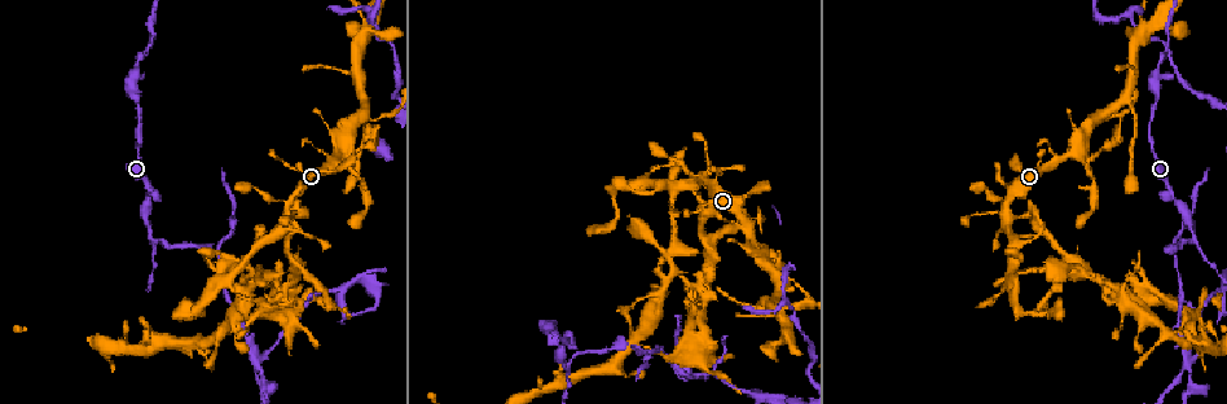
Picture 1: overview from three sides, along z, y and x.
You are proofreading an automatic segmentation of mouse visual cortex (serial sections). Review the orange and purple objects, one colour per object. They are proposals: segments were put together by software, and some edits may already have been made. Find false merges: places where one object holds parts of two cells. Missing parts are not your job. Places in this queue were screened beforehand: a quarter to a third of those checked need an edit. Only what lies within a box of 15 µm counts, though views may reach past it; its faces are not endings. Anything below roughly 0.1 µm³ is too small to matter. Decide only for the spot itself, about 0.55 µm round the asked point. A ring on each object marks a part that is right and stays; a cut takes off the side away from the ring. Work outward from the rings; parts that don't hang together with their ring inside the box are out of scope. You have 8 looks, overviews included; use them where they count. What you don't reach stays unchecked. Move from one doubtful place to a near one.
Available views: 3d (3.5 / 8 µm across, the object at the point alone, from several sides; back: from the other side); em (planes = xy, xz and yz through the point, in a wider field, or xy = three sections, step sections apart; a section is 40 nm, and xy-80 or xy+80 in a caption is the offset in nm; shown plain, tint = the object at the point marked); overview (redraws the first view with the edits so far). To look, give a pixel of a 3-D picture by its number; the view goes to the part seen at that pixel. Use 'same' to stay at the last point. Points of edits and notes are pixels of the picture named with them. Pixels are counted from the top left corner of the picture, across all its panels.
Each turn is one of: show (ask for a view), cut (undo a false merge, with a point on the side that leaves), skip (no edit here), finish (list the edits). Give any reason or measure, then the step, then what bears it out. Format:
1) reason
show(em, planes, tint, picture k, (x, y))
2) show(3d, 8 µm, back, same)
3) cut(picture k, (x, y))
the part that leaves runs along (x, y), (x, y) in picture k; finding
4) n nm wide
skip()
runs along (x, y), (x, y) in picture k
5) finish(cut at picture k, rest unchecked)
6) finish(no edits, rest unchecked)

small branch off a trunk
show(3d, 3.5 µm, picture 1, (778, 274))

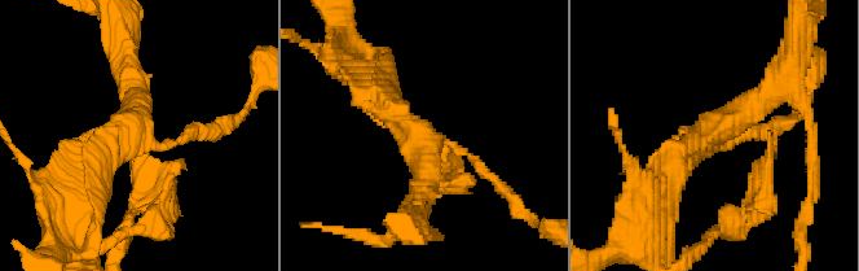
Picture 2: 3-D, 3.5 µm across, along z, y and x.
show(em, xy, step 2, tint, picture 2, (131, 132))

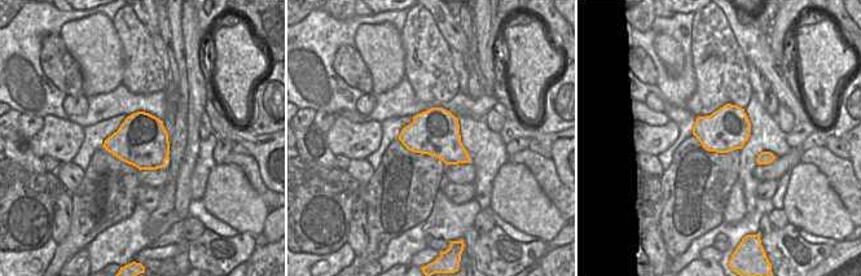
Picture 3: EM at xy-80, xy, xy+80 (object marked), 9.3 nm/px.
arms of 150, 350, 350 nm
skip()
continuous, no second cell

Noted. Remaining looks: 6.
show(3d, 3.5 µm, picture 1, (153, 190))

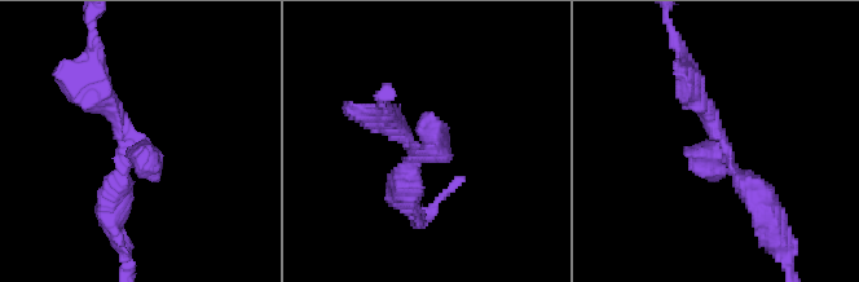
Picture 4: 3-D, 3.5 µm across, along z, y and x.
show(em, xy, step 2, tint, picture 4, (134, 140))

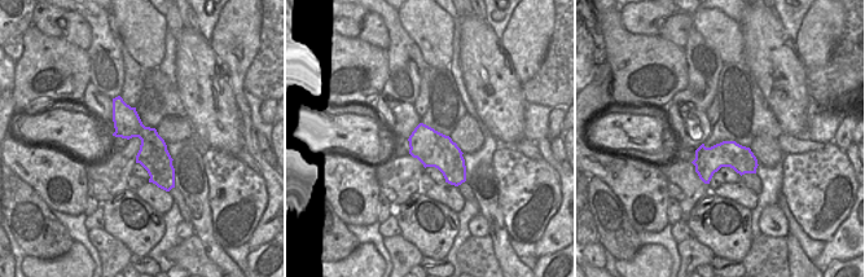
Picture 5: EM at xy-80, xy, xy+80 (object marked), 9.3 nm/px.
340 nm wide
skip()
runs along (115, 101), (152, 143), (167, 185) in picture 5; continuous, no second cell

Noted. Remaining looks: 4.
a fork
show(3d, 3.5 µm, picture 1, (566, 369))

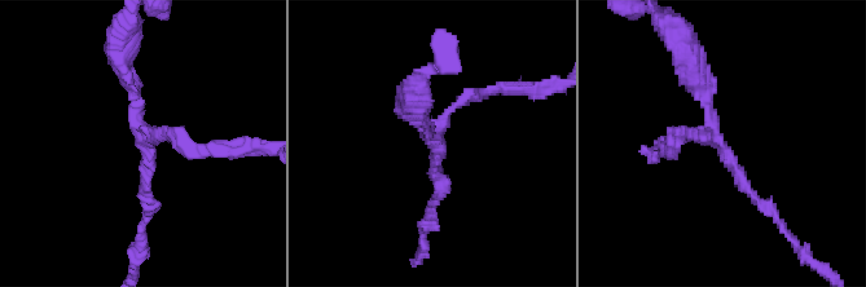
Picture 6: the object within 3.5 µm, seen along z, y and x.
show(em, xy, step 5, tint, picture 6, (142, 127))

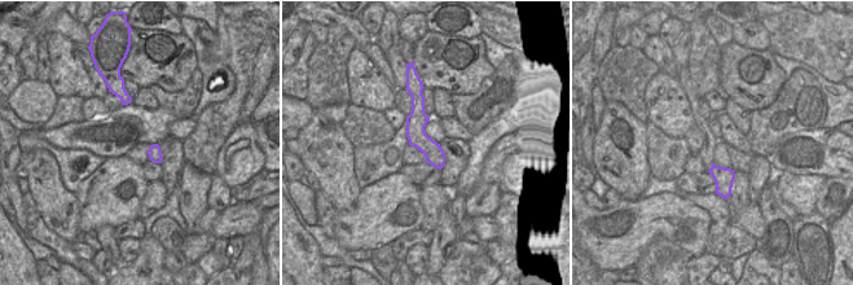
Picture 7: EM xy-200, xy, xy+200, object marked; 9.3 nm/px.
show(em, planes, tint, same)

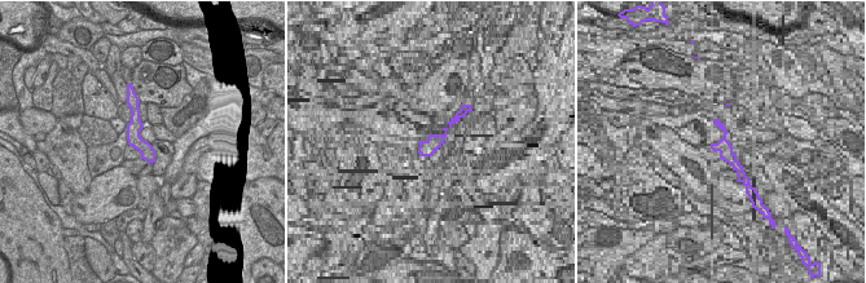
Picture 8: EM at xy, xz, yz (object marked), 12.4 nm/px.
arms of 150, 150, 250 nm
skip()
runs along (122, 52), (137, 124), (205, 151) in picture 6; continuous, no second cell

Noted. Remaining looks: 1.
finish(no edits, rest unchecked)

